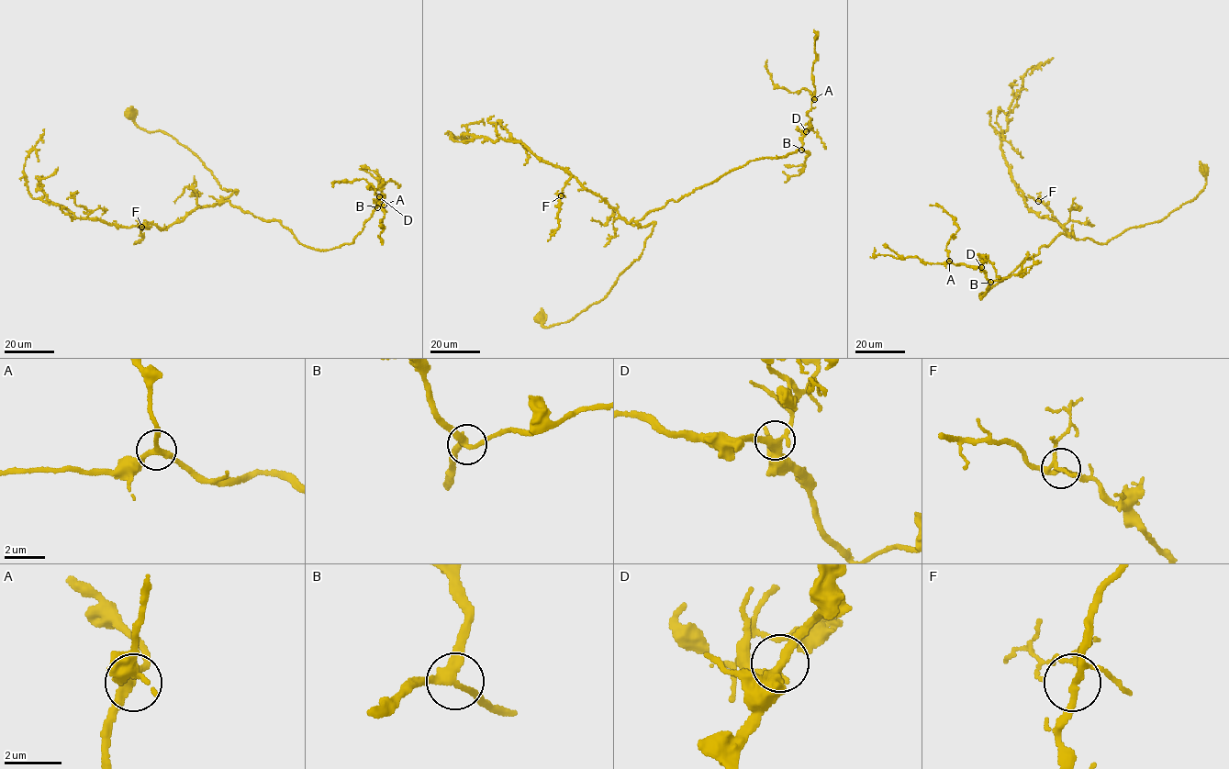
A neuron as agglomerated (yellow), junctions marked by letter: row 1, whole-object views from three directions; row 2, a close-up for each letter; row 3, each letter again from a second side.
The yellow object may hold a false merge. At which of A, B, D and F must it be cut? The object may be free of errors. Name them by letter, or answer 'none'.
none

